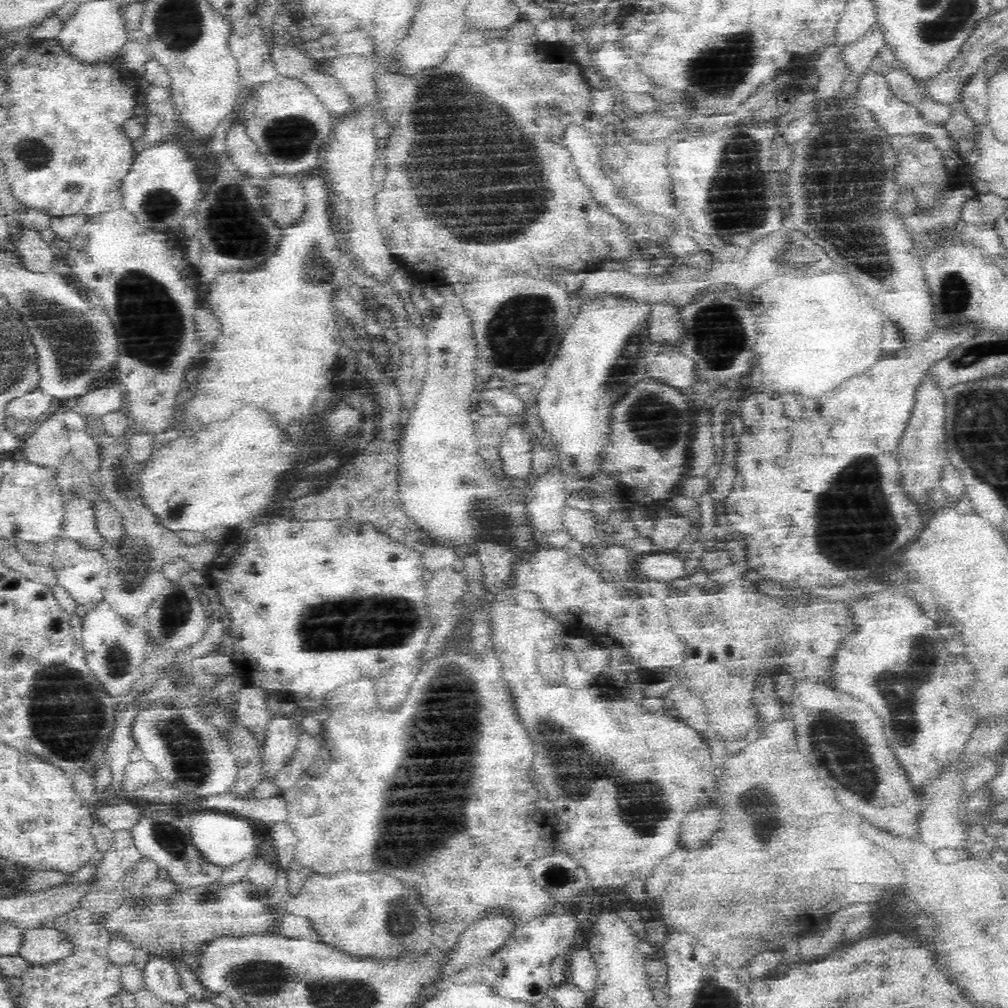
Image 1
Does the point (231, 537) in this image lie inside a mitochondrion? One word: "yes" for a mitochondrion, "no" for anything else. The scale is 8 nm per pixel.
no

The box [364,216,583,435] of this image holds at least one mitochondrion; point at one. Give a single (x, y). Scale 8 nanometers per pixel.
(523, 334)

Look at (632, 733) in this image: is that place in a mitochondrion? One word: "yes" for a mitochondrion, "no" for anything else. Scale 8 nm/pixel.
no

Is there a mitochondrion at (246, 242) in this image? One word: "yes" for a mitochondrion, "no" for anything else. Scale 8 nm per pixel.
yes

